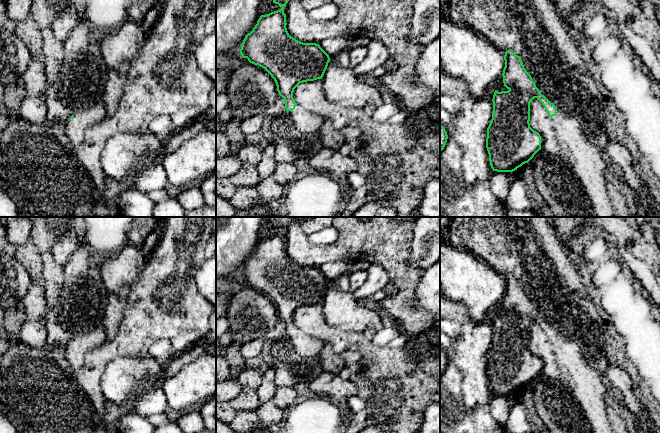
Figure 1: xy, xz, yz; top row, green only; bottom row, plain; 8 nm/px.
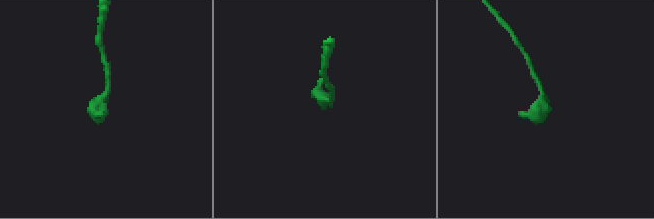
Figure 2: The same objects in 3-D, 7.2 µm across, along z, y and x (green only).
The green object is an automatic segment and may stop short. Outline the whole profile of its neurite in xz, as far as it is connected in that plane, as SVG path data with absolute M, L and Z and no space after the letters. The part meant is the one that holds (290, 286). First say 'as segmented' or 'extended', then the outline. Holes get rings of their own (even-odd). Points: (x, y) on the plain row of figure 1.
extended | M272 217L273 227L282 232L260 240L253 254L245 260L240 278L271 299L297 353L314 357L319 356L325 343L297 328L293 316L300 307L321 303L330 281L319 268L300 266L287 255L284 230L301 218Z

